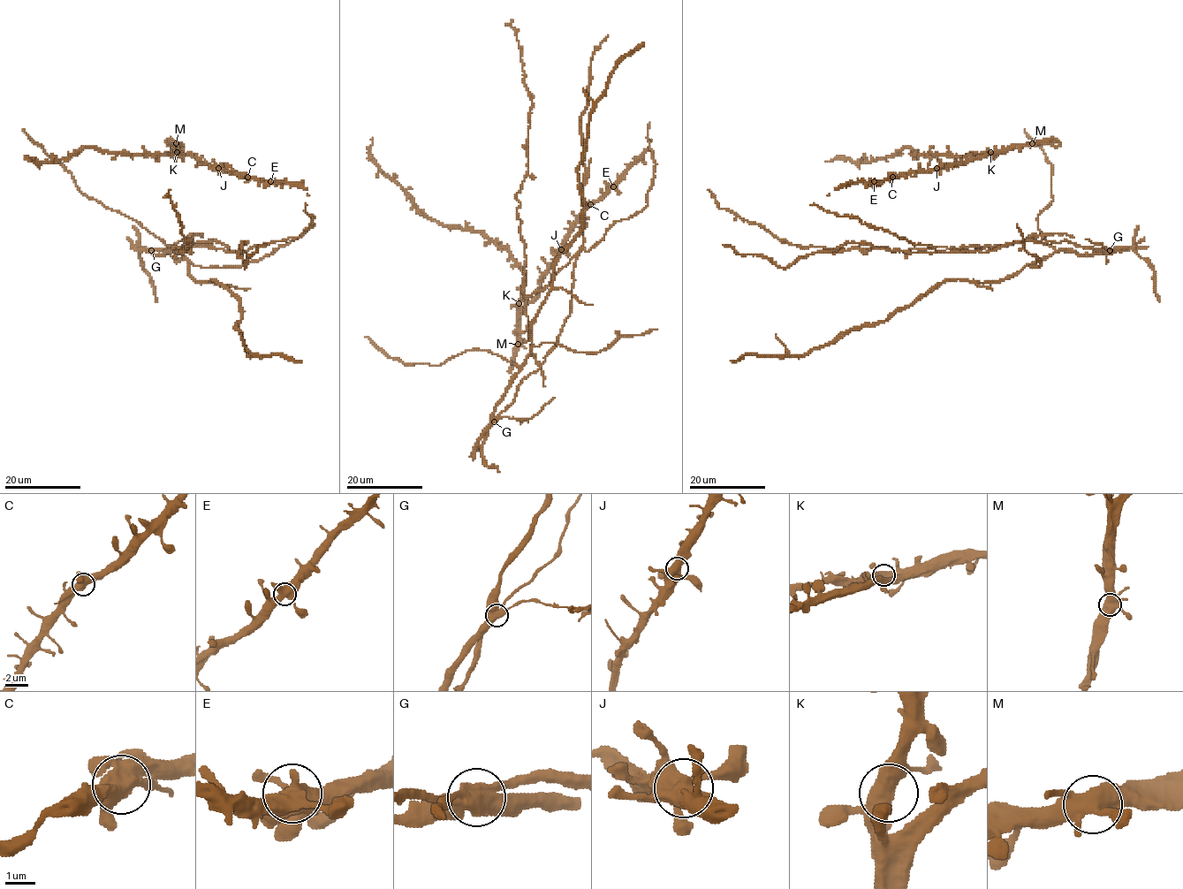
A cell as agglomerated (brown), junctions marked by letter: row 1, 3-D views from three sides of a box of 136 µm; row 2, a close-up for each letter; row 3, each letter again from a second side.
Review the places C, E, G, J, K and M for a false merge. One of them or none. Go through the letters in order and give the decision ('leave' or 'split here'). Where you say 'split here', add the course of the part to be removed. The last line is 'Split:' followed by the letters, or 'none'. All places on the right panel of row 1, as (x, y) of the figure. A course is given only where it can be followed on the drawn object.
C: leave
E: leave
G: split here; foreign part runs (1110, 250), (1032, 240), (986, 252), (945, 252), (979, 246), (801, 248), (720, 208), (708, 189)
J: leave
K: leave
M: leave
Split: G

